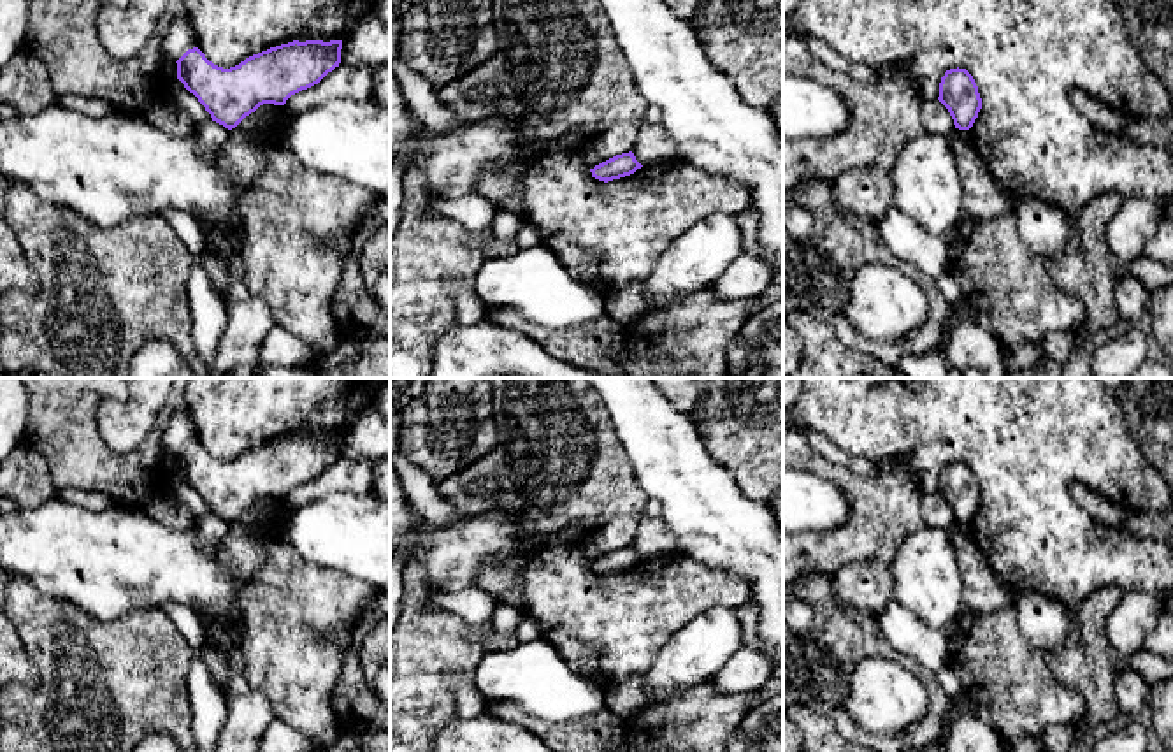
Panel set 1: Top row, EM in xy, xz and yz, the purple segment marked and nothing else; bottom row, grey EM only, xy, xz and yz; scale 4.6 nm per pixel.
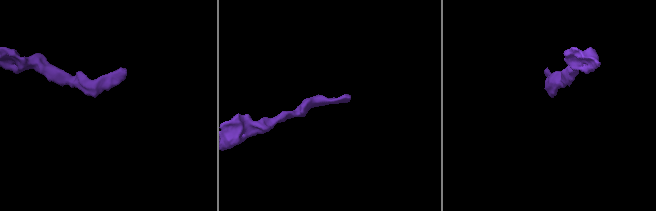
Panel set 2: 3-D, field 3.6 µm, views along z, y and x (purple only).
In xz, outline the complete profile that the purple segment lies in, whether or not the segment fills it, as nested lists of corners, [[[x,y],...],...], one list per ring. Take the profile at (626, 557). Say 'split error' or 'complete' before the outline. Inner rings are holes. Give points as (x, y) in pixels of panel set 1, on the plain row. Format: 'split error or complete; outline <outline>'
complete; outline [[[629,545],[595,559],[594,562],[590,562],[590,566],[592,571],[608,576],[613,573],[630,569],[641,560],[643,559],[636,553],[634,546]]]

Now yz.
complete; outline [[[950,462],[939,476],[938,494],[948,503],[955,522],[969,524],[982,503],[973,469],[966,462]]]

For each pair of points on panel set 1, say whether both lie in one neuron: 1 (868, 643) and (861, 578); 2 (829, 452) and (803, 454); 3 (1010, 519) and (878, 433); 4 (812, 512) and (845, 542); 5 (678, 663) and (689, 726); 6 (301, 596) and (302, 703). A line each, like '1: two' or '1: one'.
1: two
2: two
3: one
4: two
5: two
6: one

